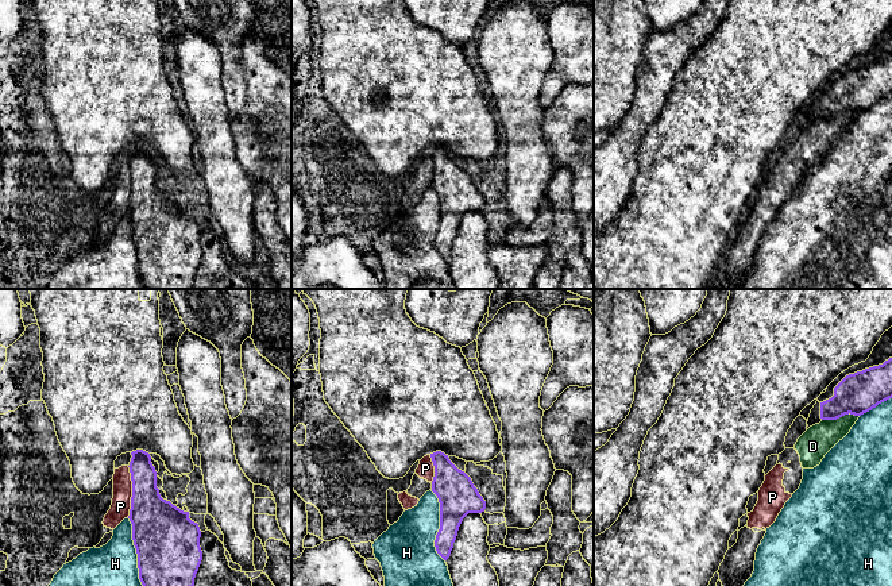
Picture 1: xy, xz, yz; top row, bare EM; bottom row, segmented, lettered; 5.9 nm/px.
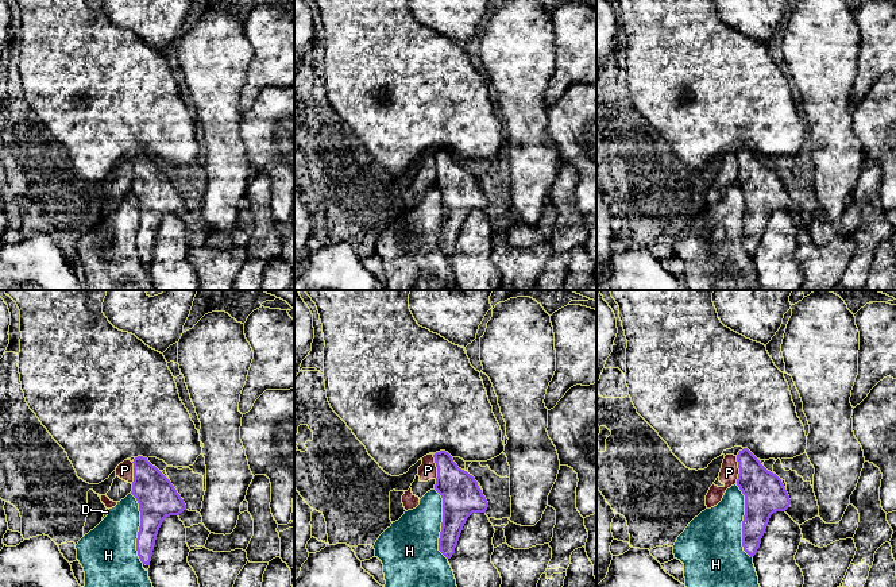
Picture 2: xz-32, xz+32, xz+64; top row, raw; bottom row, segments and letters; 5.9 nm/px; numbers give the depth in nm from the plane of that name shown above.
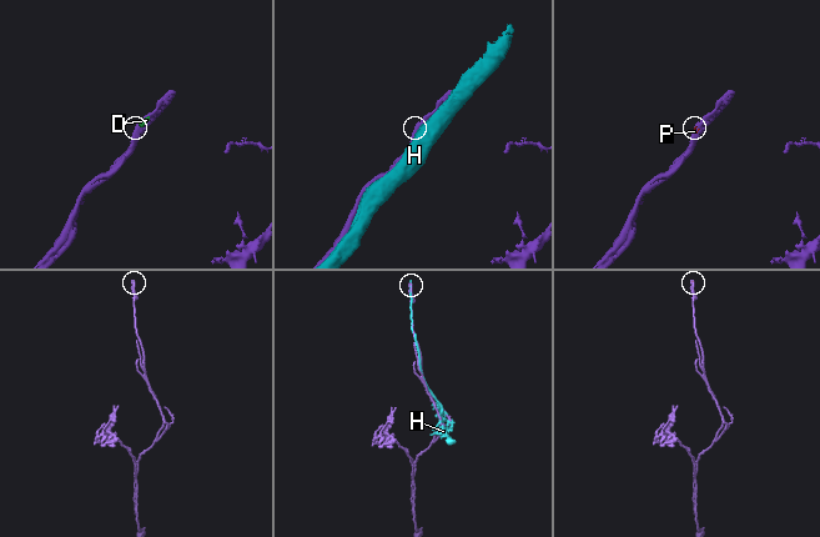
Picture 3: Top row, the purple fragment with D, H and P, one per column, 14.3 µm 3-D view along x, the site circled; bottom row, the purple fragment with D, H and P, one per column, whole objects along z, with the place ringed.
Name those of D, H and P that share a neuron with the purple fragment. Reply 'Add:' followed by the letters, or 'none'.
Add: D, P

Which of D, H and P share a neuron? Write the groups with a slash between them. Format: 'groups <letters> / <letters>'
groups D P / H

